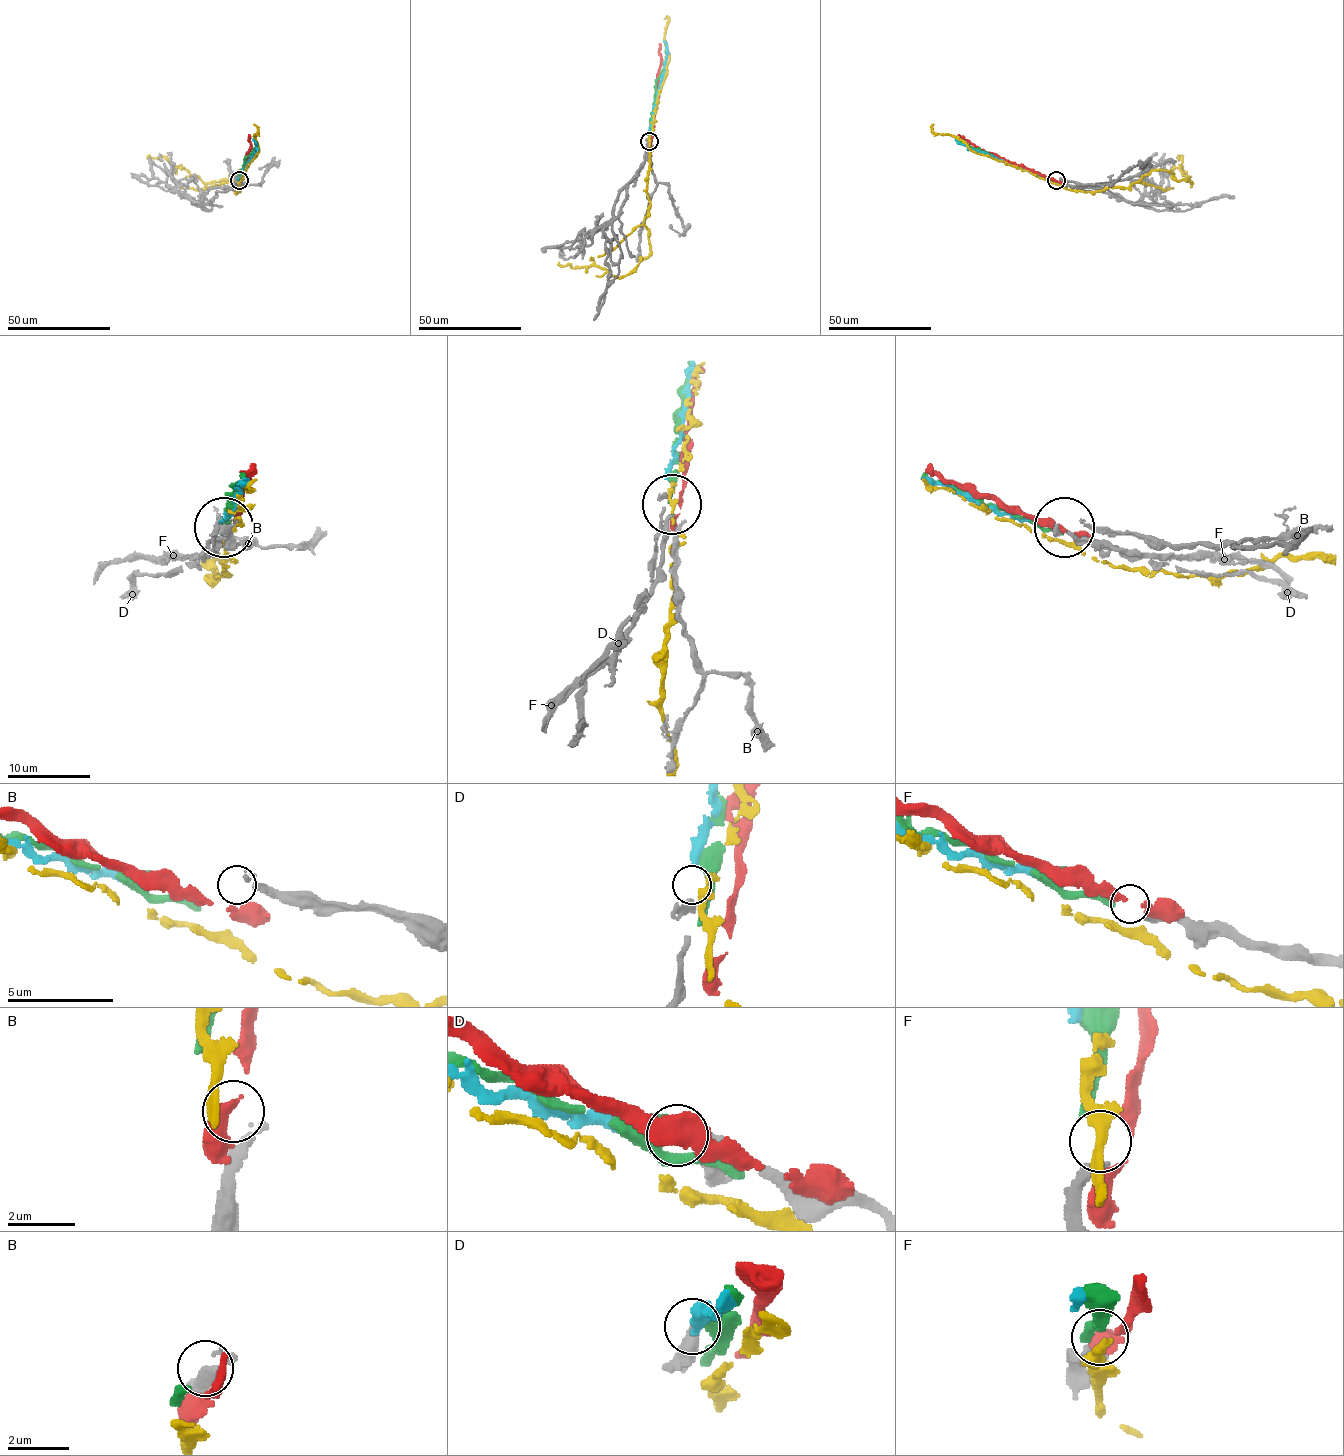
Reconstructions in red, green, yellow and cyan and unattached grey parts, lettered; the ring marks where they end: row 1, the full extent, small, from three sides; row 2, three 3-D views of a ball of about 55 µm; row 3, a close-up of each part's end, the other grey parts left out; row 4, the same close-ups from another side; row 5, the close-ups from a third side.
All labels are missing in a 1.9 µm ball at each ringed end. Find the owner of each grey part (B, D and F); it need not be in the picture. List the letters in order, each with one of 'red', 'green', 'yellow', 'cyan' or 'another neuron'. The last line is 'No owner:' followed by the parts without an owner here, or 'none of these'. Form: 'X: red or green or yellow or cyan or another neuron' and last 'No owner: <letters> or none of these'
B: another neuron
D: cyan
F: green
No owner: B

